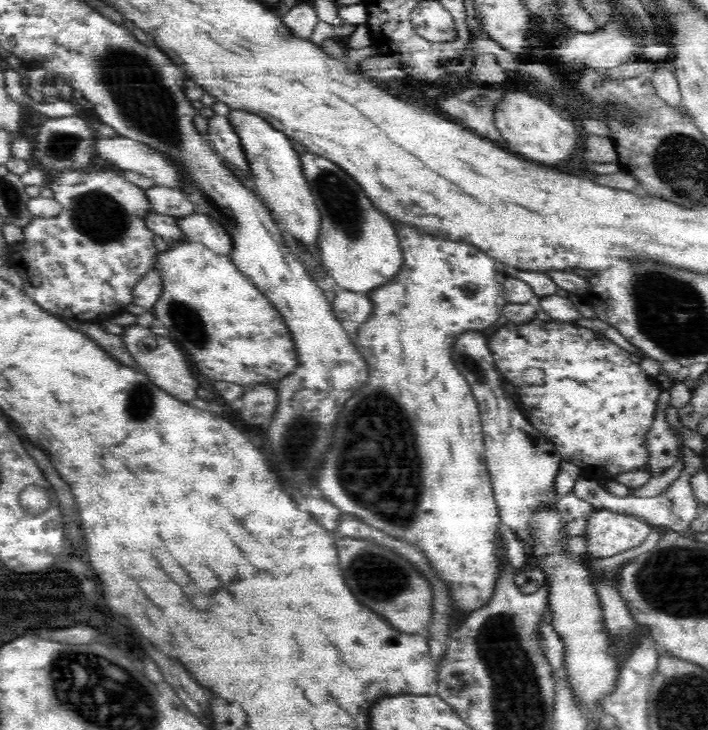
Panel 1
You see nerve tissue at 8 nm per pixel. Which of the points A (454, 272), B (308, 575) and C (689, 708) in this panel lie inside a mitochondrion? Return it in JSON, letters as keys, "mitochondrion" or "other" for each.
{"A":"other","B":"other","C":"mitochondrion"}

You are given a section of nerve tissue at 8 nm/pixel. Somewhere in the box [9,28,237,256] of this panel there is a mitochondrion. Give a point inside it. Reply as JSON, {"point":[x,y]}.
{"point":[144,104]}

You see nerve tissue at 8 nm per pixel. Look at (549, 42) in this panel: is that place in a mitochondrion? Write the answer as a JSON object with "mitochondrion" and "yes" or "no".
{"mitochondrion":"no"}

